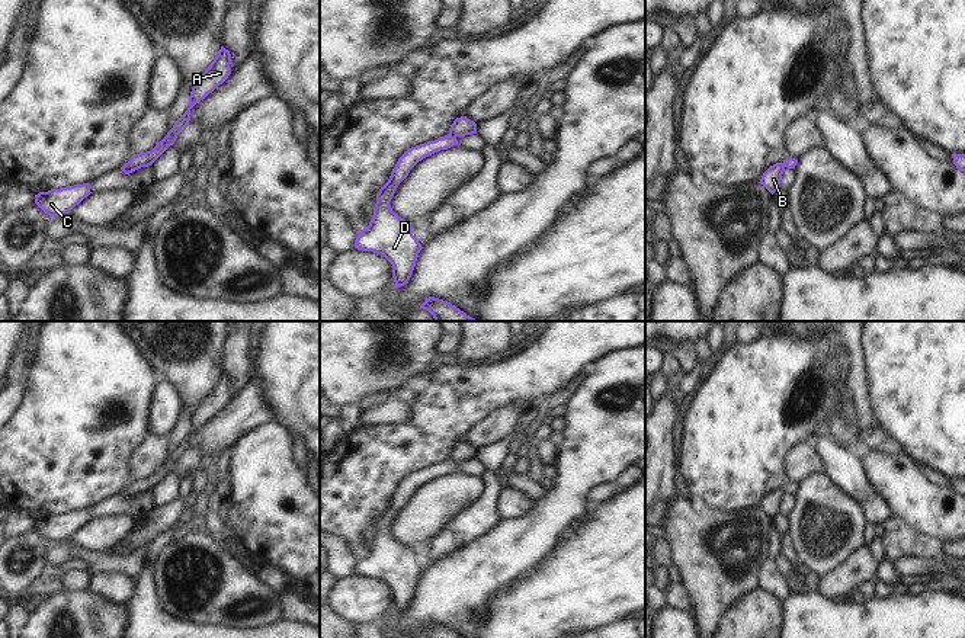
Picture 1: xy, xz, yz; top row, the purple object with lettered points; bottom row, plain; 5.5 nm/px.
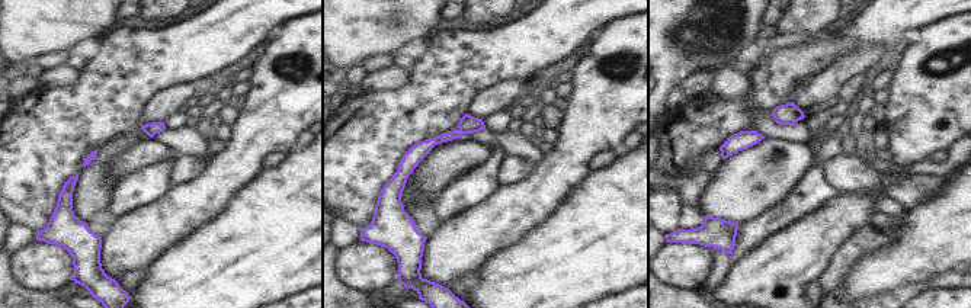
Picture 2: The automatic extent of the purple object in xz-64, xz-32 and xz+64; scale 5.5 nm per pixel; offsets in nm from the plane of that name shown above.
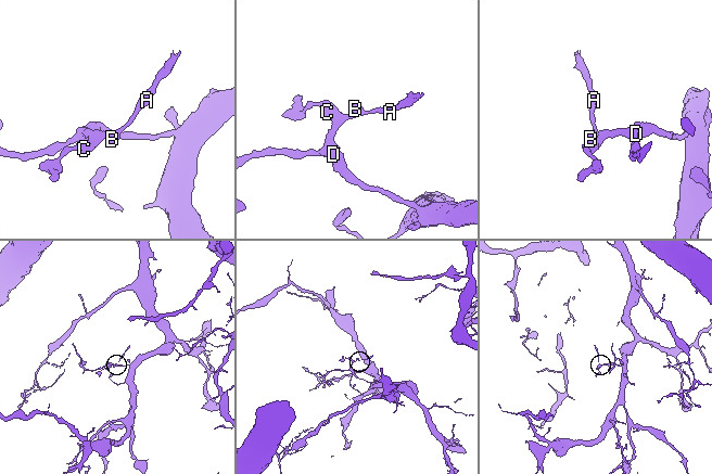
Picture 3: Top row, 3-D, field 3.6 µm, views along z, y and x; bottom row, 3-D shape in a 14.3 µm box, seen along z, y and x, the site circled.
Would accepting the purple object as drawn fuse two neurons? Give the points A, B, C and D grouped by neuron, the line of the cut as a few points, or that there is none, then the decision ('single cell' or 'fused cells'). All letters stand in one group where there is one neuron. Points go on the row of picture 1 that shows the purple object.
A B / C D | xz (449, 132), (455, 137) | fused cells

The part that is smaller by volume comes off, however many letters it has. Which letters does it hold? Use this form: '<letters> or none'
A, B

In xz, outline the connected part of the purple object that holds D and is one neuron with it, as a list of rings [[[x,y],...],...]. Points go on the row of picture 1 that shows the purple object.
[[[448,134],[435,141],[408,148],[398,158],[388,182],[376,193],[376,203],[369,225],[362,231],[358,231],[355,249],[384,256],[392,265],[395,288],[408,283],[421,250],[421,244],[413,235],[411,224],[398,217],[392,211],[389,202],[398,185],[408,176],[410,170],[419,161],[453,145],[458,145],[456,137],[453,134]]]

